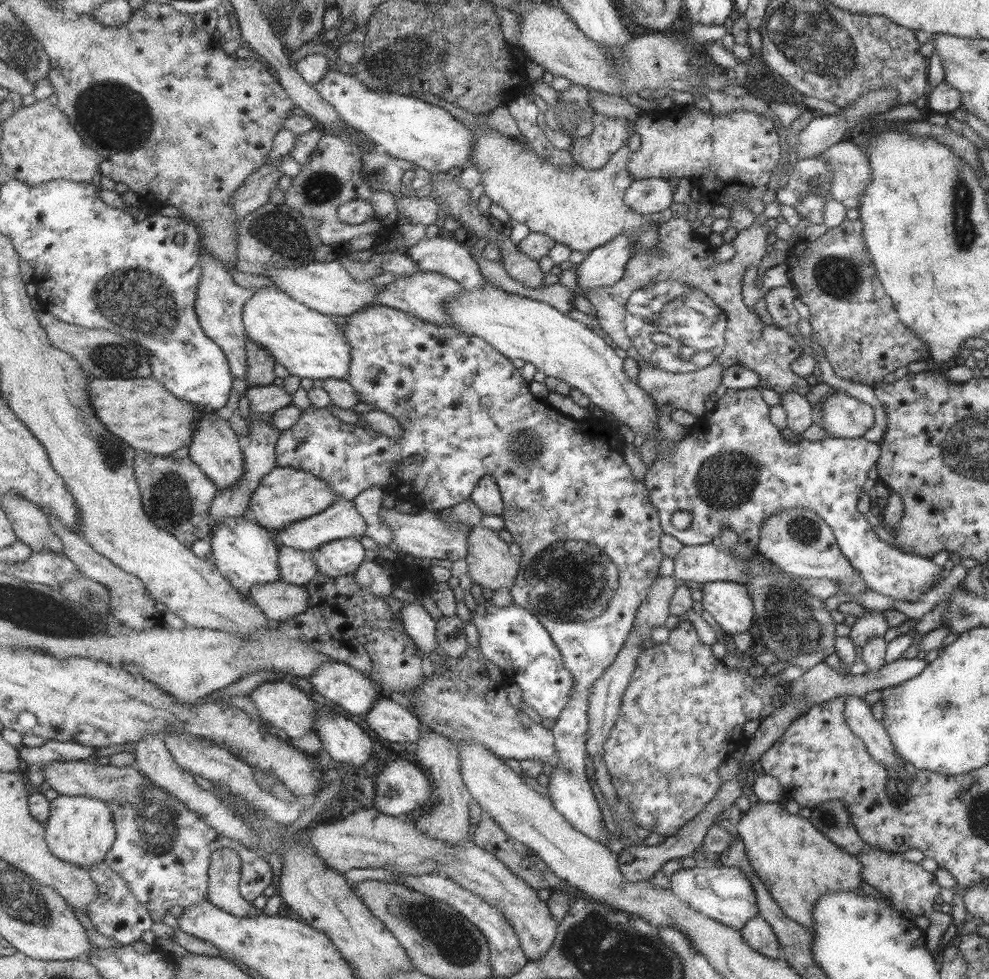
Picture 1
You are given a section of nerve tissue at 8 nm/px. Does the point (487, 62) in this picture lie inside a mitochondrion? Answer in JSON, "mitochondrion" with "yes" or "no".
{"mitochondrion":"no"}

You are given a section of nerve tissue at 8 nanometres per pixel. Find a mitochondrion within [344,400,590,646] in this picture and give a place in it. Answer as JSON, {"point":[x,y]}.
{"point":[526,449]}

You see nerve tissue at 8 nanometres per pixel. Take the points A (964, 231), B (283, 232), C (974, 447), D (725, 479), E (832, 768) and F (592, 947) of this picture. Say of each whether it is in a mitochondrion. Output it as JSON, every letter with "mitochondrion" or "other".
{"A":"mitochondrion","B":"mitochondrion","C":"mitochondrion","D":"mitochondrion","E":"other","F":"mitochondrion"}

